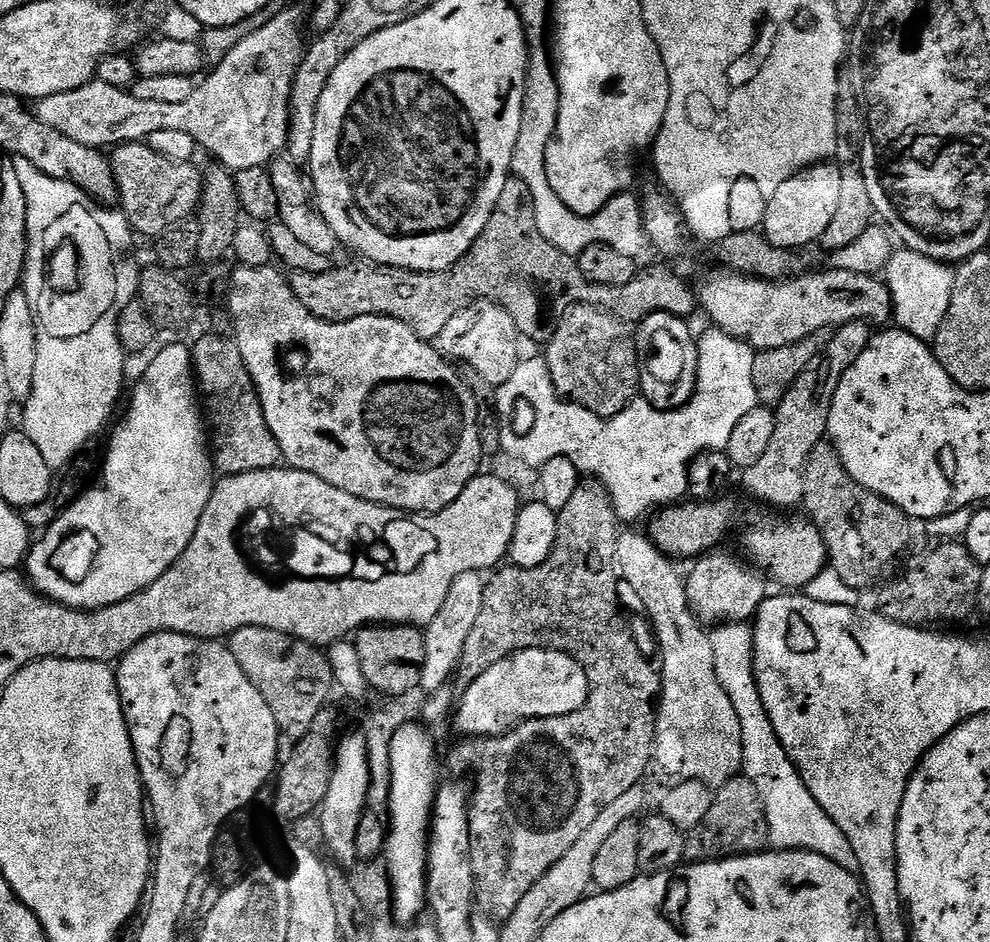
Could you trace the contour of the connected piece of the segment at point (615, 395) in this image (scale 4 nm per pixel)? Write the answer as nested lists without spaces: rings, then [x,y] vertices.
[[[591,306],[568,309],[559,317],[547,344],[546,359],[552,385],[556,387],[557,396],[568,403],[607,418],[617,416],[629,402],[637,399],[640,365],[636,337],[629,325],[612,315],[611,311]]]

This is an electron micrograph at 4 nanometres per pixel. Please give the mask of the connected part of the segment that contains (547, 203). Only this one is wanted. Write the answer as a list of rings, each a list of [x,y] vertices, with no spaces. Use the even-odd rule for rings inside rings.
[[[546,62],[531,63],[525,75],[522,124],[519,126],[518,142],[512,151],[511,173],[525,182],[530,190],[539,233],[552,246],[568,255],[577,256],[588,245],[606,244],[626,257],[642,260],[642,257],[650,252],[650,241],[644,235],[642,208],[639,199],[632,196],[633,193],[620,193],[612,197],[601,210],[590,216],[585,212],[578,213],[576,209],[571,209],[563,196],[551,189],[545,172],[545,148],[555,135],[559,101],[556,76],[551,65]]]

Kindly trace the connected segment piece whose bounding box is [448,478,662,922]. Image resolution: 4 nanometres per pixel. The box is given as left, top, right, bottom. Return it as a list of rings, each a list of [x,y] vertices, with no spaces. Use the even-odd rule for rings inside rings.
[[[595,478],[585,479],[579,486],[574,490],[574,494],[570,497],[570,502],[566,502],[566,506],[562,506],[558,509],[558,515],[556,517],[556,545],[554,550],[550,554],[550,558],[546,558],[546,562],[542,562],[542,566],[534,566],[533,568],[526,568],[523,570],[517,570],[515,567],[508,566],[505,572],[497,571],[496,577],[493,580],[489,579],[484,586],[484,601],[482,602],[482,614],[478,614],[478,622],[474,622],[474,630],[470,630],[470,638],[466,638],[466,644],[460,655],[458,661],[458,678],[460,674],[461,685],[467,686],[472,683],[473,679],[480,675],[480,673],[486,671],[486,669],[491,666],[494,662],[502,662],[502,658],[507,656],[513,656],[516,652],[521,652],[527,648],[552,648],[556,652],[565,652],[567,656],[573,656],[576,661],[584,668],[584,673],[588,679],[588,700],[585,701],[584,707],[579,708],[576,712],[571,712],[565,716],[555,716],[554,718],[538,718],[537,720],[531,721],[530,728],[532,732],[528,732],[529,725],[527,723],[521,722],[516,725],[515,728],[510,732],[504,733],[503,736],[478,736],[475,738],[464,738],[459,742],[461,744],[456,744],[452,748],[452,753],[449,754],[448,760],[452,763],[452,768],[456,772],[476,772],[476,789],[473,787],[470,792],[470,807],[468,809],[468,858],[472,862],[472,876],[475,880],[475,903],[478,905],[480,903],[480,908],[489,916],[490,919],[496,920],[495,922],[503,922],[510,918],[510,914],[514,912],[514,906],[518,906],[518,902],[522,900],[526,890],[530,888],[558,860],[562,858],[562,854],[566,854],[566,850],[570,850],[570,846],[574,846],[574,842],[578,842],[578,838],[582,838],[582,834],[586,834],[586,830],[590,830],[590,825],[594,823],[594,818],[598,818],[598,814],[602,814],[602,810],[606,806],[610,806],[610,802],[614,802],[614,798],[619,798],[621,794],[626,794],[626,790],[637,787],[641,783],[640,779],[644,776],[644,771],[647,770],[648,764],[653,763],[654,760],[654,741],[656,738],[656,714],[657,709],[654,705],[657,703],[658,697],[660,695],[660,690],[662,687],[662,676],[659,671],[647,660],[646,657],[640,653],[640,648],[638,645],[632,641],[632,636],[628,633],[628,628],[624,625],[624,620],[620,617],[620,596],[616,593],[616,584],[618,585],[618,576],[614,571],[614,550],[616,549],[616,537],[618,535],[618,521],[616,519],[616,511],[612,509],[612,499],[608,497],[608,491],[604,488],[603,484]]]

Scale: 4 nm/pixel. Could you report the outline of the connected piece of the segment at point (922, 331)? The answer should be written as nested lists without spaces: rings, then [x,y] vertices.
[[[908,251],[904,260],[889,258],[889,268],[885,266],[882,279],[884,283],[892,280],[888,293],[892,295],[892,315],[897,328],[914,334],[914,338],[932,342],[946,318],[950,306],[951,291],[954,290],[956,273],[943,260],[926,258],[917,252]]]

